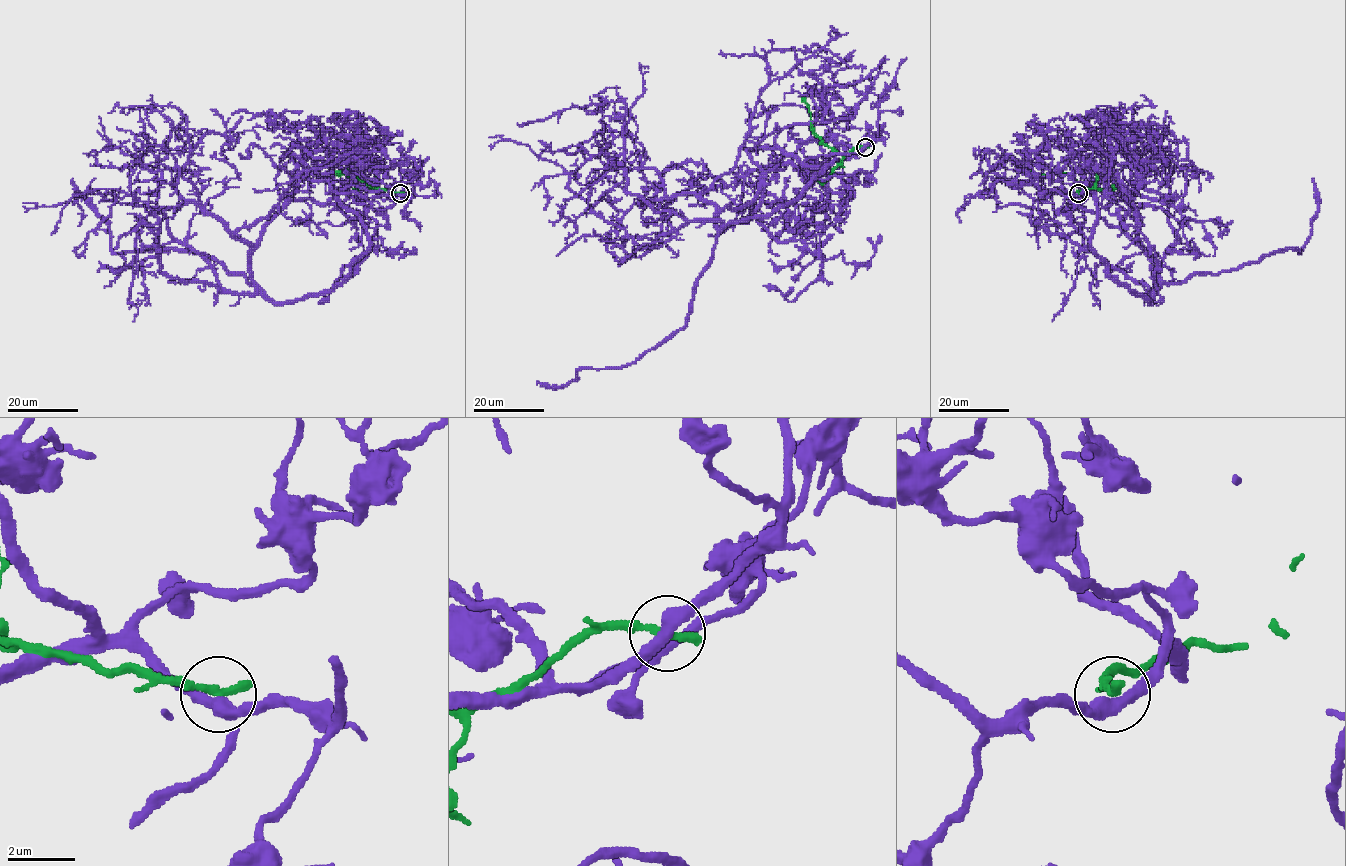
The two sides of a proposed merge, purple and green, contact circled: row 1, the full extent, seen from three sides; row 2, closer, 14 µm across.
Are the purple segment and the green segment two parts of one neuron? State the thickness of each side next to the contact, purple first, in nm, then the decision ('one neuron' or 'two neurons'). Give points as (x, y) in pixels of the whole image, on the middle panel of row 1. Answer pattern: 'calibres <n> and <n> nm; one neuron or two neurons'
calibres 400 and 320 nm; two neurons

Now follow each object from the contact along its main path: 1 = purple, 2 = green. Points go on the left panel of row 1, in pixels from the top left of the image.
1: (400, 193), (344, 187), (369, 247), (282, 302), (165, 275), (158, 218), (115, 189), (51, 235)
2: (400, 193), (375, 187), (349, 173), (338, 173)

